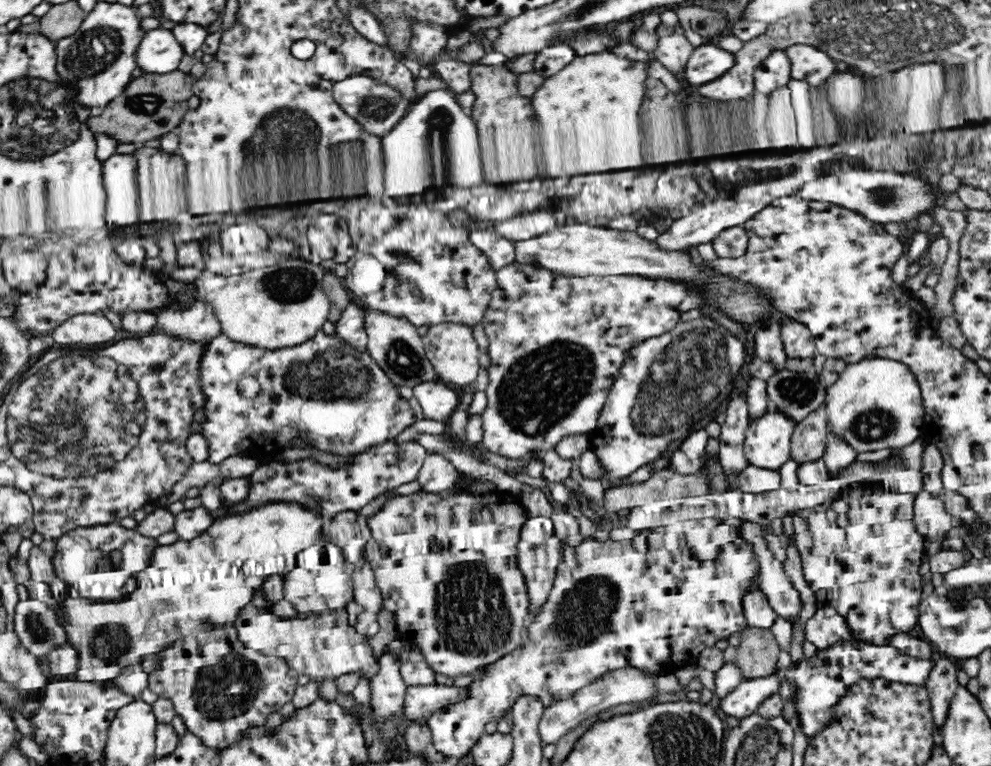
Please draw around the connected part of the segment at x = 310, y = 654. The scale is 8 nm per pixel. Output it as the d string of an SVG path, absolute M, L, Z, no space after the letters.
M250 603L242 608L232 624L236 630L236 640L245 648L265 656L284 658L297 673L312 680L338 678L344 673L360 670L362 678L375 683L374 676L379 665L372 657L369 637L358 634L355 627L348 625L345 608L301 613L297 618L284 619Z

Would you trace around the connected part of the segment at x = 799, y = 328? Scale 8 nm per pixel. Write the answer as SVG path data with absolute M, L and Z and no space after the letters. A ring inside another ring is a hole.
M792 317L782 318L781 339L790 359L812 359L817 352L814 336L810 329Z

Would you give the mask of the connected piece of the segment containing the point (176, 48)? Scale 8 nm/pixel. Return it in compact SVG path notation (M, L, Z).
M160 26L145 31L136 45L134 60L144 74L166 74L178 69L184 55L173 32Z

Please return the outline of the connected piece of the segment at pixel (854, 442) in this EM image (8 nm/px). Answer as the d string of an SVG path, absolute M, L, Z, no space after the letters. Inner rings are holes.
M871 358L854 364L847 364L838 380L827 389L826 411L828 411L828 430L838 433L850 443L858 453L893 450L894 453L910 446L923 436L925 404L922 398L918 377L910 371L910 366L899 360Z

